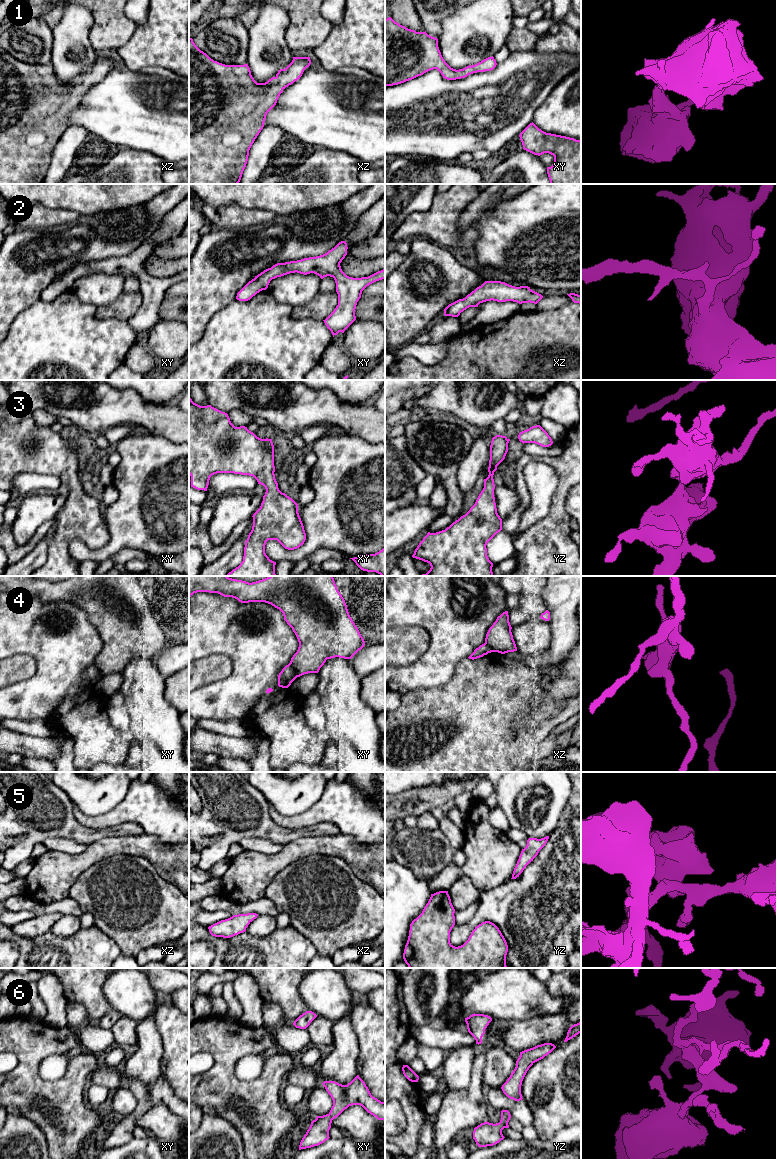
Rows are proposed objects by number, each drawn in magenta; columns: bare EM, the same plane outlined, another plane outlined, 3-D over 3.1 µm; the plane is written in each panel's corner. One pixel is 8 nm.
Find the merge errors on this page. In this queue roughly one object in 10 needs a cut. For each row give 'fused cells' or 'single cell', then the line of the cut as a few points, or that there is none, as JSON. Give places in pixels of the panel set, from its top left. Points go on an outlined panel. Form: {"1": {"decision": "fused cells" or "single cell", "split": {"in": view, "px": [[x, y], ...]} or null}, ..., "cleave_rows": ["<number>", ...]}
{"1": {"decision": "single cell", "split": null}, "2": {"decision": "single cell", "split": null}, "3": {"decision": "single cell", "split": null}, "4": {"decision": "fused cells", "split": {"in": "xy", "px": [[289, 663], [297, 676]]}}, "5": {"decision": "single cell", "split": null}, "6": {"decision": "single cell", "split": null}, "cleave_rows": ["4"]}

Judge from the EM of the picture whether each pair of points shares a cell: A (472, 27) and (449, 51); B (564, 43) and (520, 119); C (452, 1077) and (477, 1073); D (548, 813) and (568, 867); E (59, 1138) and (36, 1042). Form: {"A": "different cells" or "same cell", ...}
{"A": "same cell", "B": "different cells", "C": "different cells", "D": "different cells", "E": "same cell"}

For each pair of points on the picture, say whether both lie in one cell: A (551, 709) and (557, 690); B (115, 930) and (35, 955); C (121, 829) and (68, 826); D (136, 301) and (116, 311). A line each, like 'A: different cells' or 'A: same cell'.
A: same cell
B: different cells
C: same cell
D: same cell

